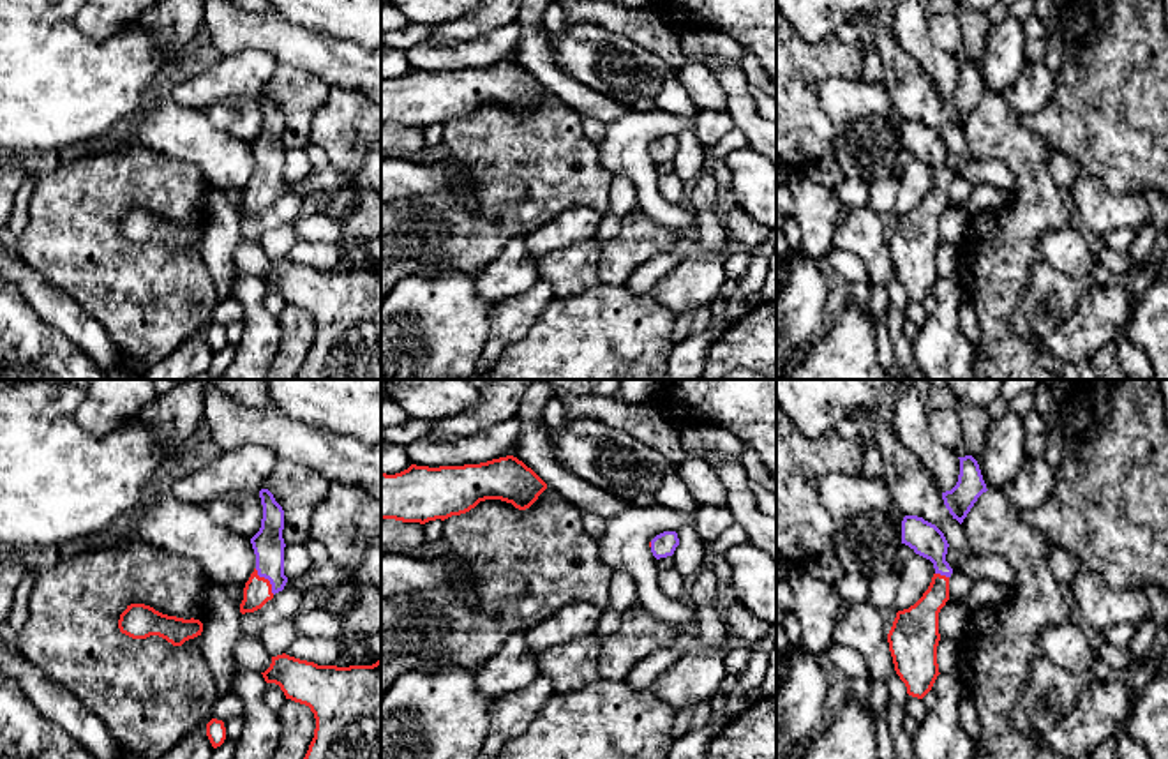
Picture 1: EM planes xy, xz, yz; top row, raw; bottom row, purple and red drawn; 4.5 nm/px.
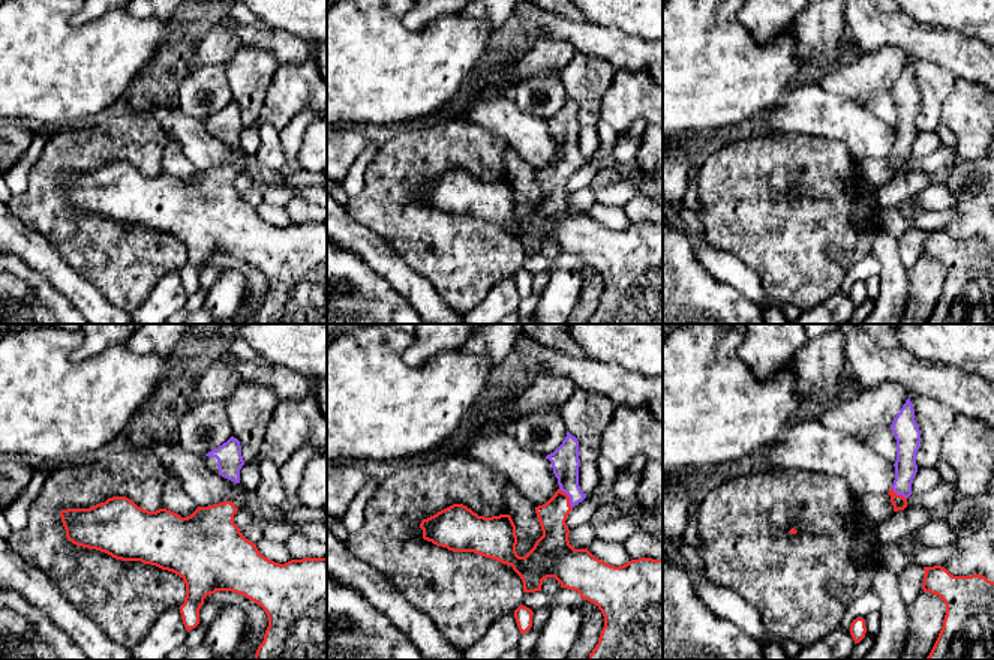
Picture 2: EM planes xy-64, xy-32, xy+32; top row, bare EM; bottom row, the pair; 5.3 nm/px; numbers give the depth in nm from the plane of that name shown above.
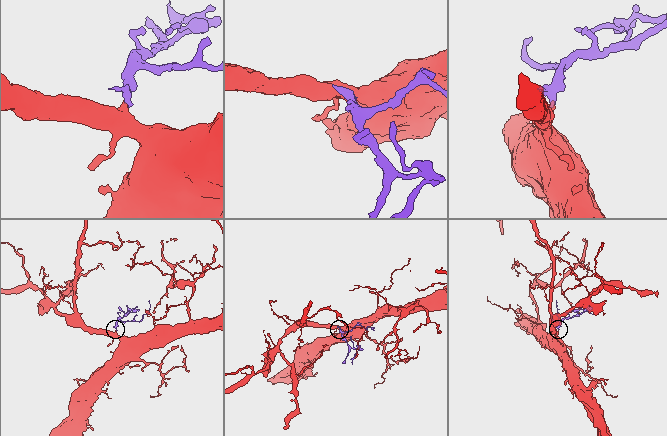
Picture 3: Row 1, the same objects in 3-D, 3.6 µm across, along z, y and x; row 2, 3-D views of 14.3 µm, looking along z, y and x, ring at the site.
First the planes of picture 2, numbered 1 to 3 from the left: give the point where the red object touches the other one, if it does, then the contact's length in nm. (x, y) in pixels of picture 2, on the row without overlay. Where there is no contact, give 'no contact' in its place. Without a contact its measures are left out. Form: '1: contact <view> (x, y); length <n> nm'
1: no contact
2: contact xy-32 (570, 162); length 130 nm
3: contact xy+32 (898, 158); length 110 nm

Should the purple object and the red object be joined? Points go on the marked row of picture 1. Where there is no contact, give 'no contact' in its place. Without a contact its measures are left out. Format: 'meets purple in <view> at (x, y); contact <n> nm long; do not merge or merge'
meets purple in xy at (267, 578); contact 150 nm long; merge

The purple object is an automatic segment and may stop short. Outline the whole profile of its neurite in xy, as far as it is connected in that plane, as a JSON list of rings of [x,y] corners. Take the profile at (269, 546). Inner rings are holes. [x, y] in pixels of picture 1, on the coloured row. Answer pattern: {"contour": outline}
{"contour": [[[261,489],[259,498],[263,505],[261,528],[251,538],[256,568],[243,588],[242,614],[261,609],[288,582],[284,575],[284,510],[268,489]]]}

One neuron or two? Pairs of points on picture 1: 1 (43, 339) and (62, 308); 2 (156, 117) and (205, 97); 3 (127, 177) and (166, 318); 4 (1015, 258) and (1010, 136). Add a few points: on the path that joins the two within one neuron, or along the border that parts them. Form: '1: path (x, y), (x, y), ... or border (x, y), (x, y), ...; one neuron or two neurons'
1: border (22, 295), (43, 320), (83, 350); two neurons
2: border (170, 96), (184, 106), (205, 112); two neurons
3: path (106, 212), (106, 258), (131, 283); one neuron
4: path (1017, 228), (1027, 217), (1027, 166); one neuron

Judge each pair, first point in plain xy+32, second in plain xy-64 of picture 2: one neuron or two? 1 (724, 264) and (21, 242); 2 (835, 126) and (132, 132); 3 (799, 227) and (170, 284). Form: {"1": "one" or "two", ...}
{"1": "one", "2": "two", "3": "two"}

